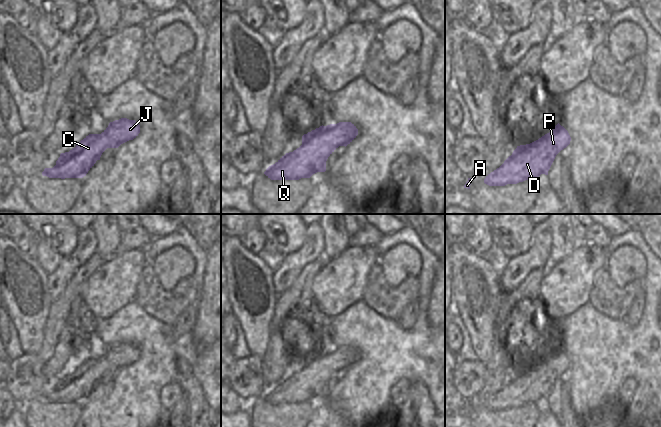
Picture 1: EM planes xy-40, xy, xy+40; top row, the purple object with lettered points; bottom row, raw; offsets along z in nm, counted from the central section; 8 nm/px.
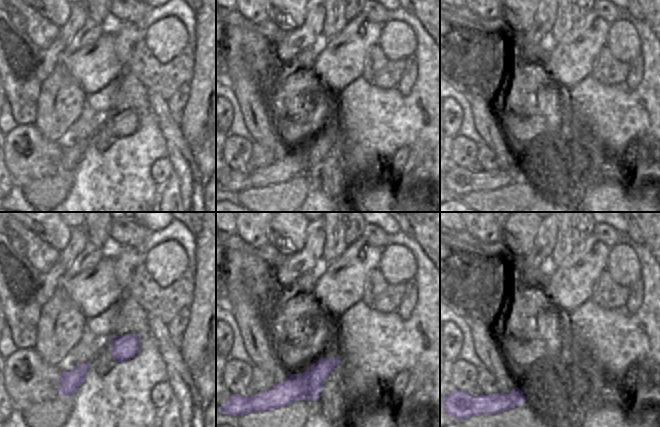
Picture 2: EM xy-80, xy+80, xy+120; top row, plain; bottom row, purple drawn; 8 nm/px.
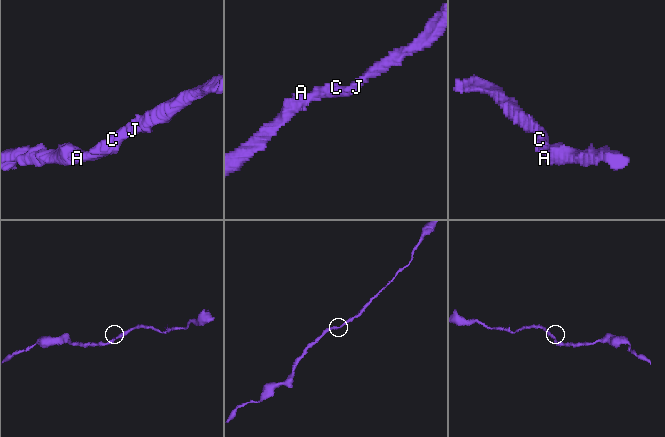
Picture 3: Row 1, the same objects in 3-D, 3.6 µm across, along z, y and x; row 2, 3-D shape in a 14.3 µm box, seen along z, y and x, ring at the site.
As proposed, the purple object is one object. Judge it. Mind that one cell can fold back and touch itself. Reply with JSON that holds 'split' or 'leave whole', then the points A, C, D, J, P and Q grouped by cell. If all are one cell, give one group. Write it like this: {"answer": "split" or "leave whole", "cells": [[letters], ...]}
{"answer": "leave whole", "cells": [["A", "C", "D", "J", "P", "Q"]]}

